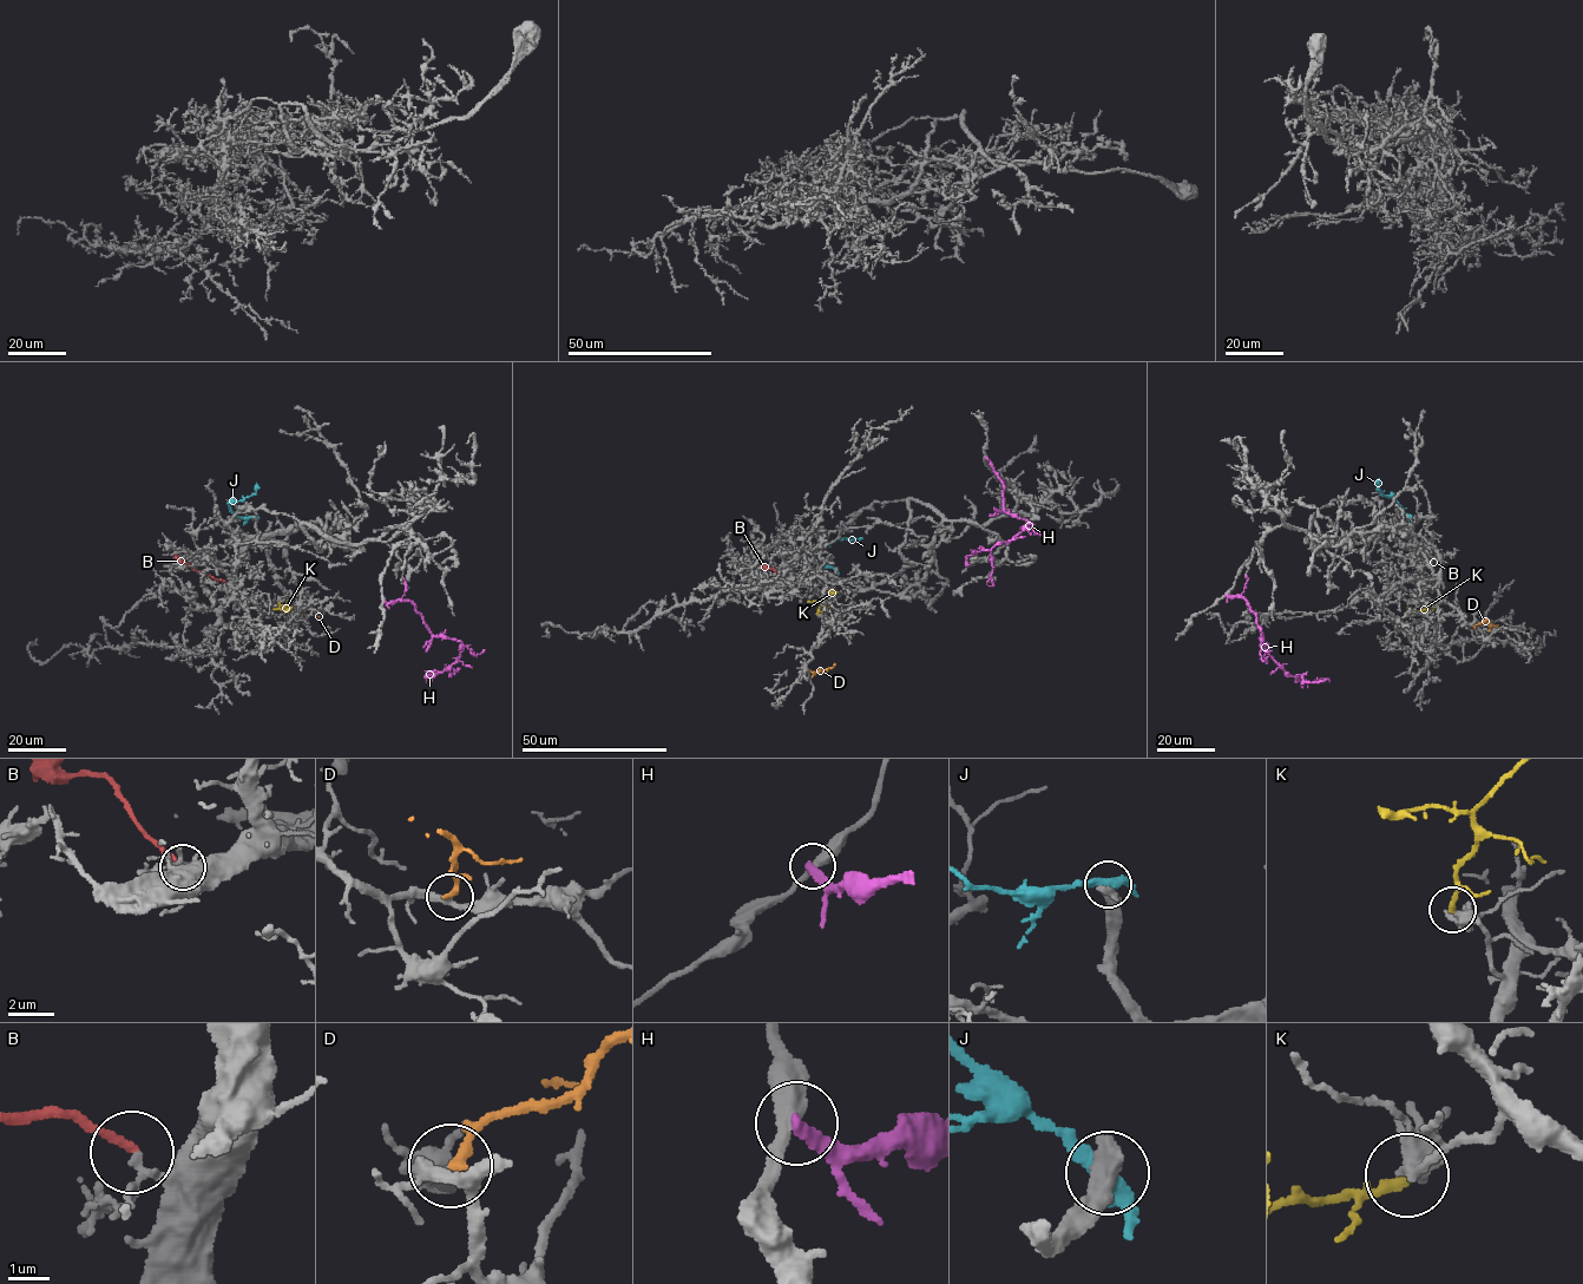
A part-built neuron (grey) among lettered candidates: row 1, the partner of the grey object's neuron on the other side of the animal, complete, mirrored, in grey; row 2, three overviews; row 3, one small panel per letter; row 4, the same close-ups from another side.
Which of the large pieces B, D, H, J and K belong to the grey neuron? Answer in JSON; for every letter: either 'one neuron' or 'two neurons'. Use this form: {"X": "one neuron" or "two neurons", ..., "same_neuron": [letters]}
{"B": "two neurons", "D": "one neuron", "H": "two neurons", "J": "two neurons", "K": "one neuron", "same_neuron": ["D", "K"]}

